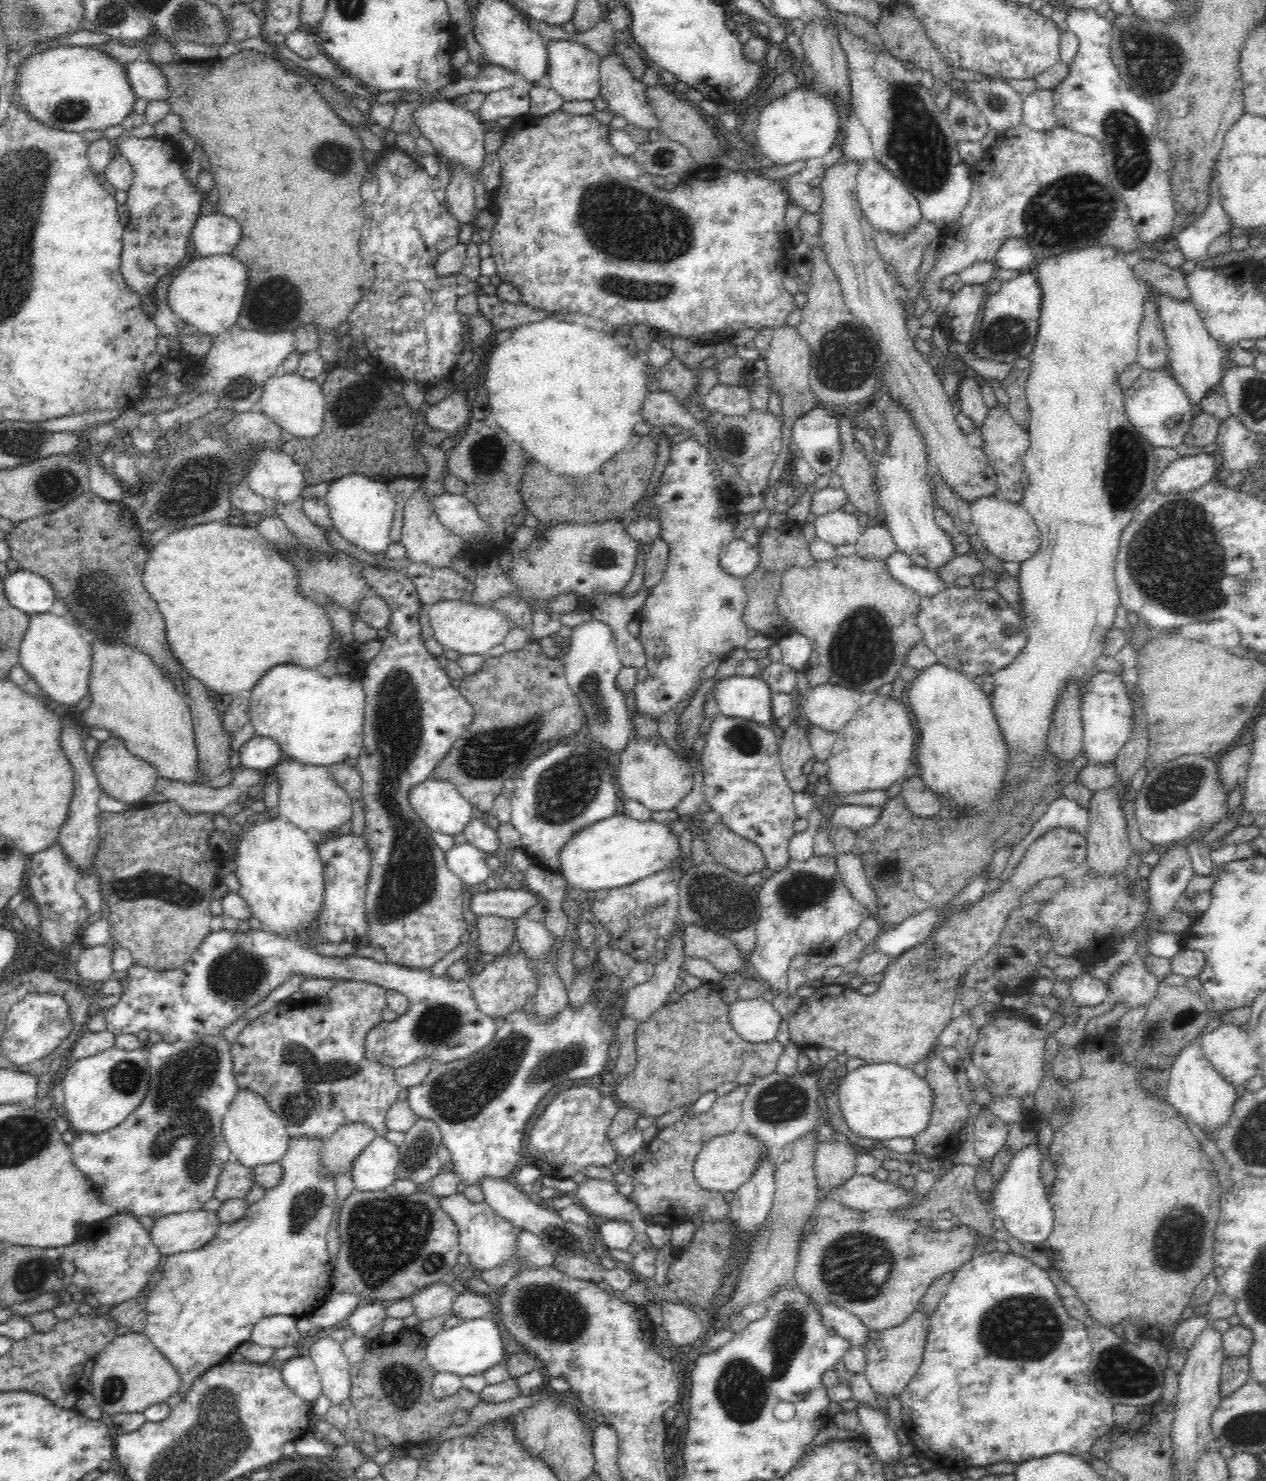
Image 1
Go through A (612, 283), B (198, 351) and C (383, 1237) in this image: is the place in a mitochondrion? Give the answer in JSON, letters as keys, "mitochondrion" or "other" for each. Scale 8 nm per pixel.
{"A":"mitochondrion","B":"other","C":"mitochondrion"}

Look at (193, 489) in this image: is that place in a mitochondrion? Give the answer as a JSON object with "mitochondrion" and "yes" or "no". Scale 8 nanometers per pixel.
{"mitochondrion":"yes"}

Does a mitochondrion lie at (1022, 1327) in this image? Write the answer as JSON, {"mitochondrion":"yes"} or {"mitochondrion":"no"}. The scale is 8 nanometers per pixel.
{"mitochondrion":"yes"}

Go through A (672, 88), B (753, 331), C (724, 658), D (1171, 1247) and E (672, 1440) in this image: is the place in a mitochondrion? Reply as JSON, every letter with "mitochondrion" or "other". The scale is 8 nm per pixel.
{"A":"other","B":"other","C":"other","D":"mitochondrion","E":"other"}

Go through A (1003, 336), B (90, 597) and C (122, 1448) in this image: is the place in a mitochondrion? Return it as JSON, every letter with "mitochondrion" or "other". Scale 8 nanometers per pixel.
{"A":"mitochondrion","B":"mitochondrion","C":"other"}

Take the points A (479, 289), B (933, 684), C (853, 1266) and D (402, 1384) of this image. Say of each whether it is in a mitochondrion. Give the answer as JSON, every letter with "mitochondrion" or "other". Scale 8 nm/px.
{"A":"other","B":"other","C":"mitochondrion","D":"mitochondrion"}

